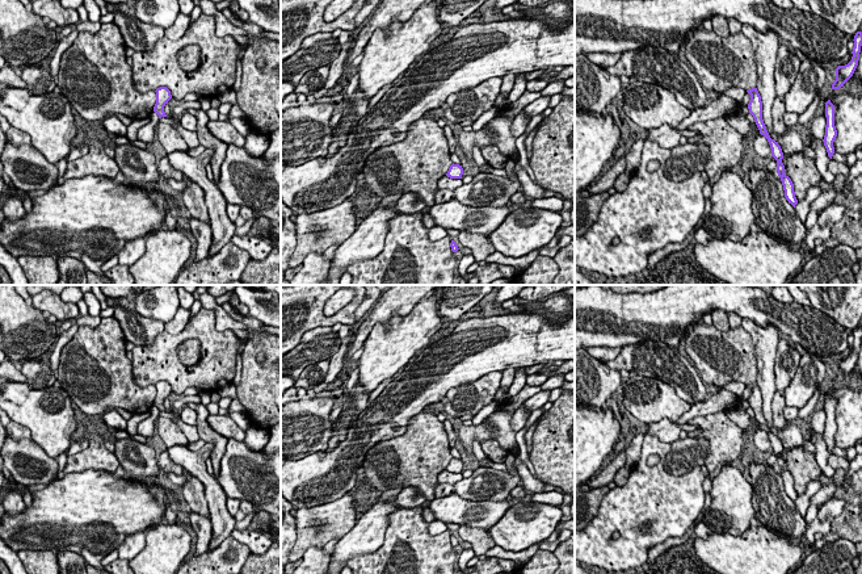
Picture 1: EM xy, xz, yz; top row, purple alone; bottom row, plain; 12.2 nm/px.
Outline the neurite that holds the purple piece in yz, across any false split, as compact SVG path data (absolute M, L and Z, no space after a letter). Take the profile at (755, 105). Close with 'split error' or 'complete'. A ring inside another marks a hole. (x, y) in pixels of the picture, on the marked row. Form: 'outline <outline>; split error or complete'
outline M752 88L747 91L750 95L750 101L748 104L749 113L753 116L754 122L760 130L760 134L764 135L771 148L771 156L777 160L777 173L781 177L783 190L785 190L785 197L791 204L794 208L798 204L798 200L795 197L794 192L794 184L789 176L785 175L785 166L782 163L783 159L783 152L778 142L770 138L766 126L762 120L762 101L761 96L757 91L757 88Z; complete

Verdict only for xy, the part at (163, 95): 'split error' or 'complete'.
complete

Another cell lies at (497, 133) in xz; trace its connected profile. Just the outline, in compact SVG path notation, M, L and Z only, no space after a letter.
M497 108L495 117L482 130L461 130L458 133L458 147L461 148L470 166L476 166L472 158L474 147L482 150L487 146L496 146L500 150L501 155L504 155L508 160L513 159L517 154L517 138L514 138L510 131L513 120L504 116L506 109L508 108Z

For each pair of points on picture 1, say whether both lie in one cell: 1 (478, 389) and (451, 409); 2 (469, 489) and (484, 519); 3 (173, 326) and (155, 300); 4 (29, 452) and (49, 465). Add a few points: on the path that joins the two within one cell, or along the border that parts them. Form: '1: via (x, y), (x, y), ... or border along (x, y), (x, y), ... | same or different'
1: via (471, 396), (458, 403) | same
2: border along (454, 491), (463, 498), (474, 501), (505, 499) | different
3: via (173, 319), (162, 306) | same
4: via (34, 457), (43, 465) | same

